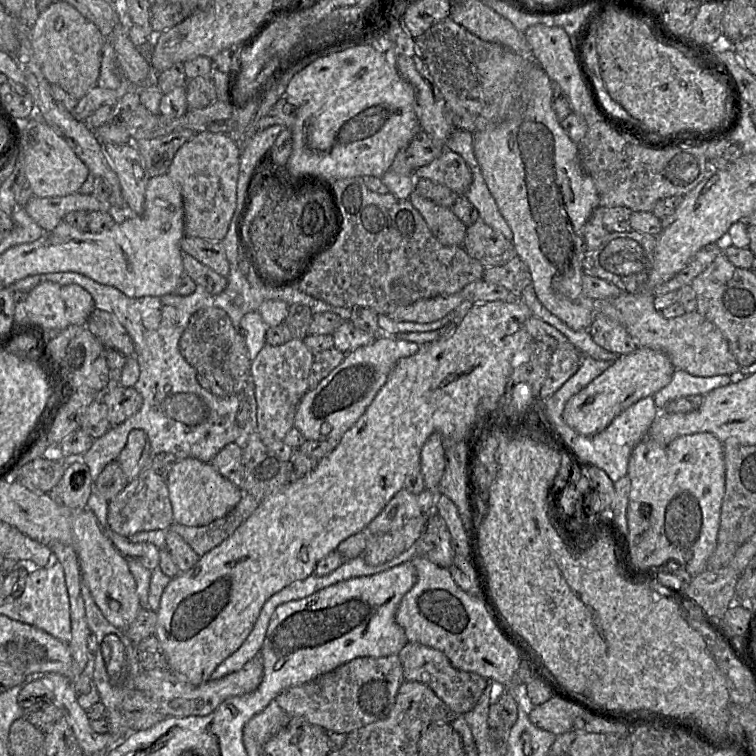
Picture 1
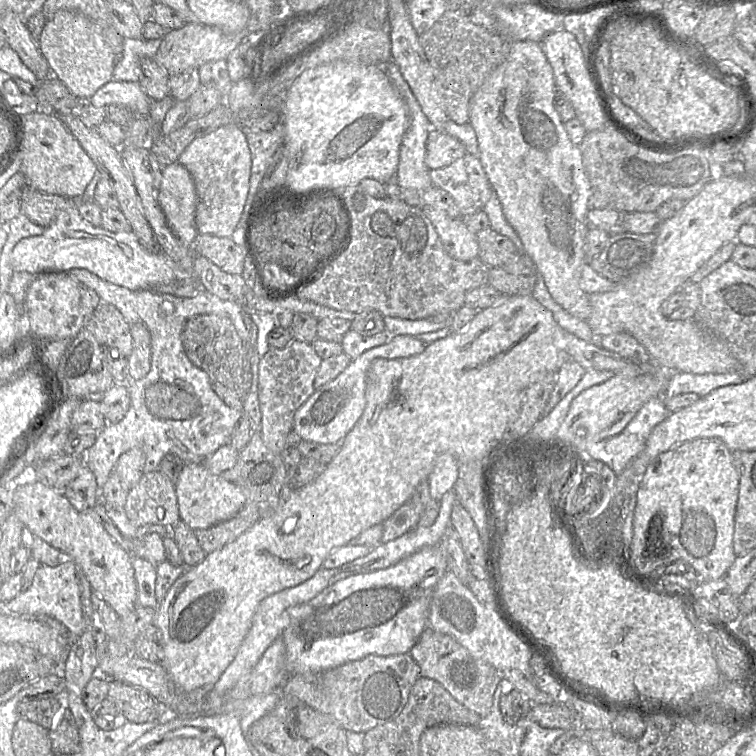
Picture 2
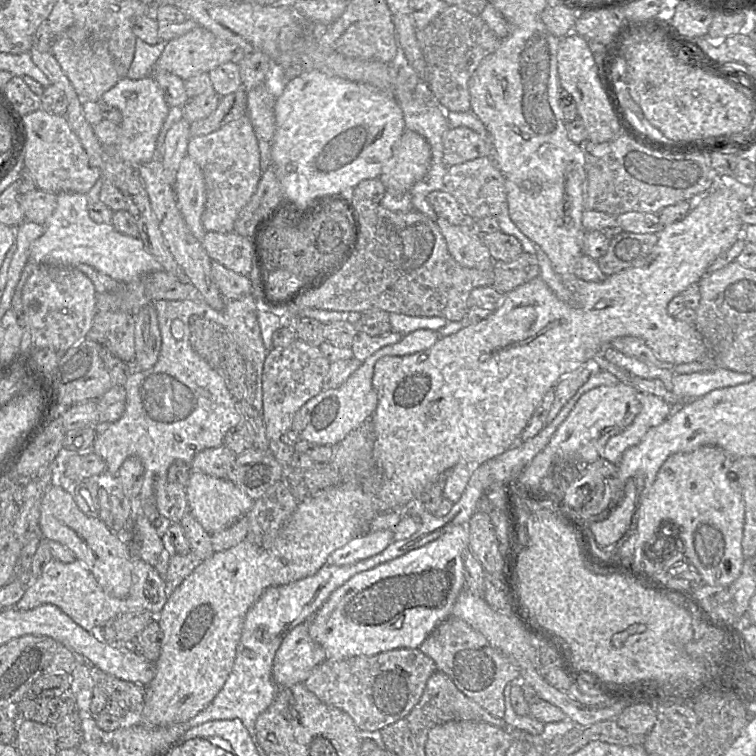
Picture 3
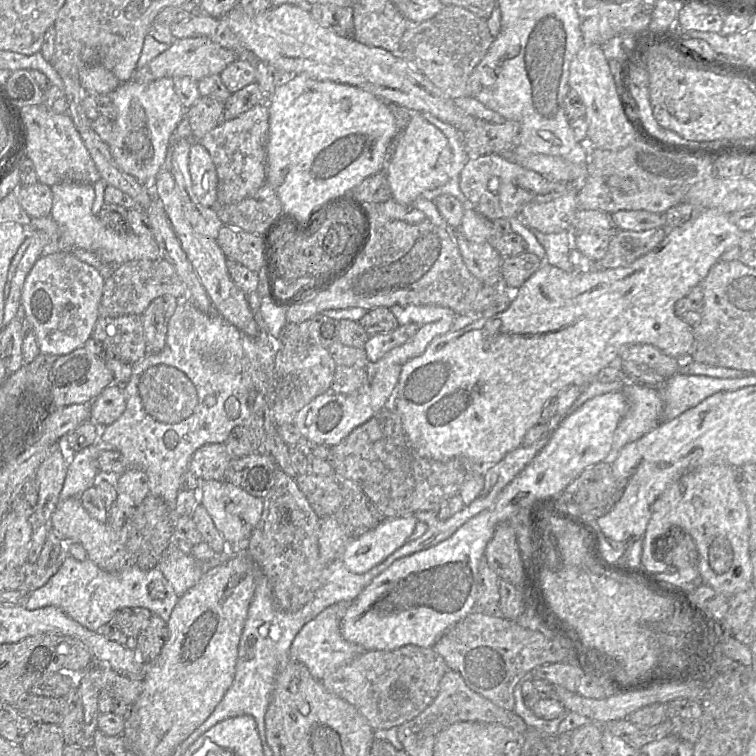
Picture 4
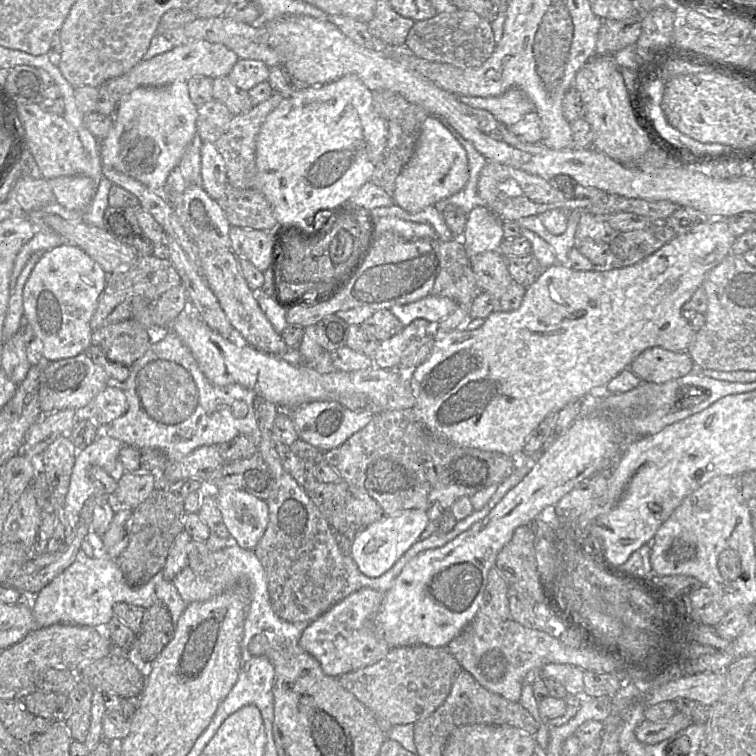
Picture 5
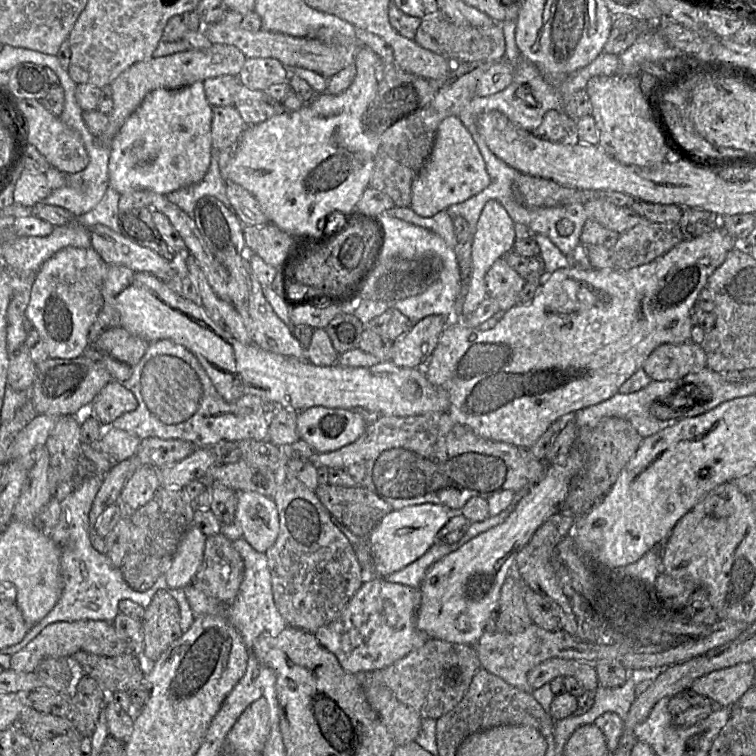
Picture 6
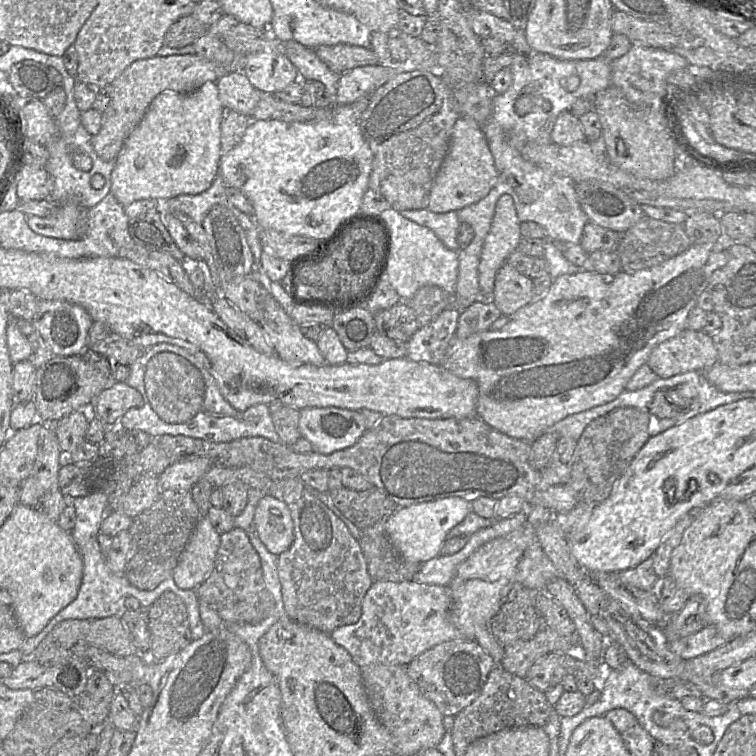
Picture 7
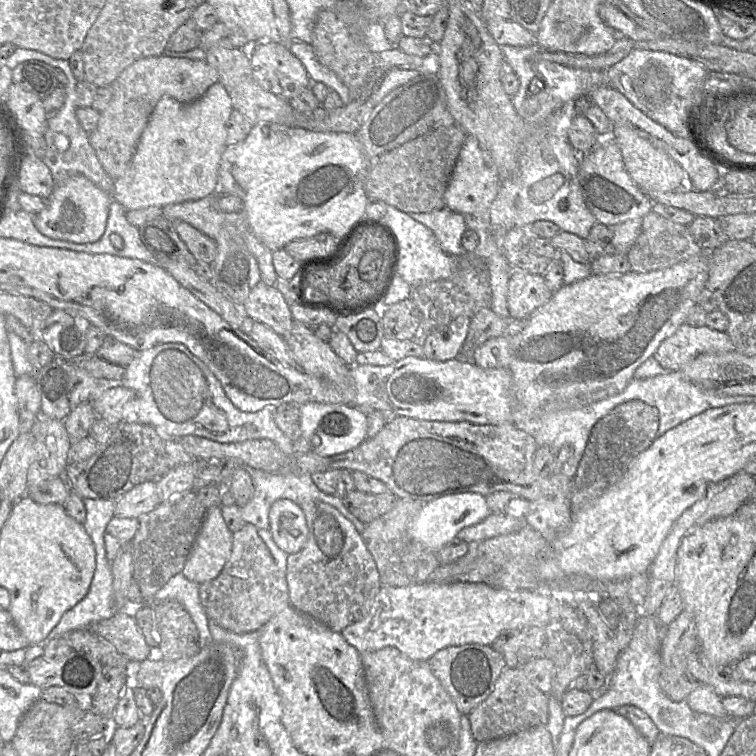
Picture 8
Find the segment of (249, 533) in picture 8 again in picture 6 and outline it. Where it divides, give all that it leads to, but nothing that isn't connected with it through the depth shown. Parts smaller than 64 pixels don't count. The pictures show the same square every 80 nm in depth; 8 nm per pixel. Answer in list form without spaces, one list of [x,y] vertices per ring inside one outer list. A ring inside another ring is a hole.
[[[223,534],[207,537],[203,561],[192,582],[208,597],[232,604],[244,578],[244,562]]]

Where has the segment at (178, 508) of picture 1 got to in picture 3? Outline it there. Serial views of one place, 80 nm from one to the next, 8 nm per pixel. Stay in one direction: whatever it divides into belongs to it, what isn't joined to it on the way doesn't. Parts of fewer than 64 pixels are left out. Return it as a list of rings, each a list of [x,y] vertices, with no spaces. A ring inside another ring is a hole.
[[[193,471],[185,487],[188,509],[208,533],[223,530],[245,516],[254,500],[228,479],[221,479]]]

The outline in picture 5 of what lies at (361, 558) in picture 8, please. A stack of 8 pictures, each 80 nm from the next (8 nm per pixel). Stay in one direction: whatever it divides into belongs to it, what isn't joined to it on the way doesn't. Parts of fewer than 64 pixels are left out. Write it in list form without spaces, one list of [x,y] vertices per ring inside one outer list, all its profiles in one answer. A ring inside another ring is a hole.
[[[273,436],[269,454],[264,455],[264,460],[272,470],[274,483],[272,491],[266,499],[269,510],[267,528],[253,551],[266,571],[271,603],[277,615],[289,622],[311,623],[335,603],[344,599],[342,598],[342,590],[346,586],[345,555],[340,546],[338,535],[331,525],[311,500],[303,486],[284,469],[274,446]]]

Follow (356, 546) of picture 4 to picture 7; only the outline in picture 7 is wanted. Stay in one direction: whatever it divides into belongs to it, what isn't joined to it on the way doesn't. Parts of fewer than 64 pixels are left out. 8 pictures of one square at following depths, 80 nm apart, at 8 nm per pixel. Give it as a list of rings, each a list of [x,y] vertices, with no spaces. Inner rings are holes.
[[[448,497],[399,507],[385,520],[385,532],[398,554],[406,561],[425,563],[438,556],[448,533],[472,512],[472,502]]]

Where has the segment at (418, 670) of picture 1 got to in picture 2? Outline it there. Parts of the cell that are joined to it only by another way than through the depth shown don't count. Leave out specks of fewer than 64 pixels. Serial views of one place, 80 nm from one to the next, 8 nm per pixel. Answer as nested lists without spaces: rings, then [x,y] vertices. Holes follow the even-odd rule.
[[[426,628],[409,654],[420,668],[421,677],[433,679],[462,705],[486,716],[492,708],[493,698],[501,673],[488,662],[472,655],[452,636]]]

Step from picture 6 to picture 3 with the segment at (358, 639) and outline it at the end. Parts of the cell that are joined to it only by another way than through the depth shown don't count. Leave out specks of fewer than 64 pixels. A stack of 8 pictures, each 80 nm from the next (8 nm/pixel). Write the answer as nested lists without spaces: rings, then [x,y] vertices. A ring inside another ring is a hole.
[[[308,621],[289,631],[275,654],[272,677],[280,687],[303,683],[312,669],[326,661],[324,648],[309,634]]]

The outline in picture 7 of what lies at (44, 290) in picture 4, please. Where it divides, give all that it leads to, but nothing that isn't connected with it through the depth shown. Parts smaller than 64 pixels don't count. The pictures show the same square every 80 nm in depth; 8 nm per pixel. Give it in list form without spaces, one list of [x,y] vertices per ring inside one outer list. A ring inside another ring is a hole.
[[[40,300],[40,316],[33,325],[54,356],[70,357],[79,356],[87,347],[88,331],[92,323],[88,312],[79,305],[63,300]]]

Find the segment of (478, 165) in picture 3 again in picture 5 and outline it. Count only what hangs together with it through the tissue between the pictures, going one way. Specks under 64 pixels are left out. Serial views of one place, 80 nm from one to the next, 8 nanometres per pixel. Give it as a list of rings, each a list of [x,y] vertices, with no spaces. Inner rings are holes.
[[[487,161],[482,168],[477,181],[477,193],[483,200],[484,206],[488,207],[502,222],[517,221],[526,216],[538,216],[552,209],[566,211],[584,209],[609,195],[594,187],[581,186],[567,177],[545,179],[494,161]]]

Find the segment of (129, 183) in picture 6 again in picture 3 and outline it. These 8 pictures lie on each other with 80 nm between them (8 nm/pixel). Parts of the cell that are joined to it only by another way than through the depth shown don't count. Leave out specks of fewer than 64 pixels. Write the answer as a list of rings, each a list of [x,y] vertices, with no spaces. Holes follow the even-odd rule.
[[[152,76],[143,79],[120,79],[103,94],[101,101],[116,107],[122,114],[119,125],[118,143],[115,152],[124,162],[139,167],[157,158],[157,139],[163,124],[171,111],[164,94]]]

